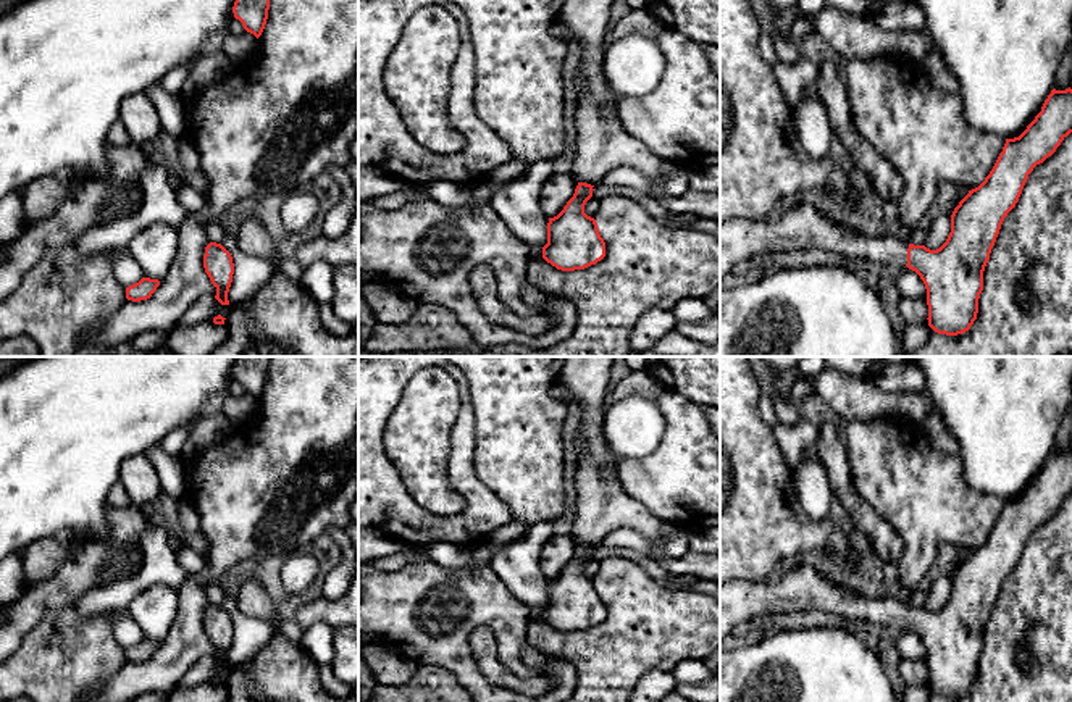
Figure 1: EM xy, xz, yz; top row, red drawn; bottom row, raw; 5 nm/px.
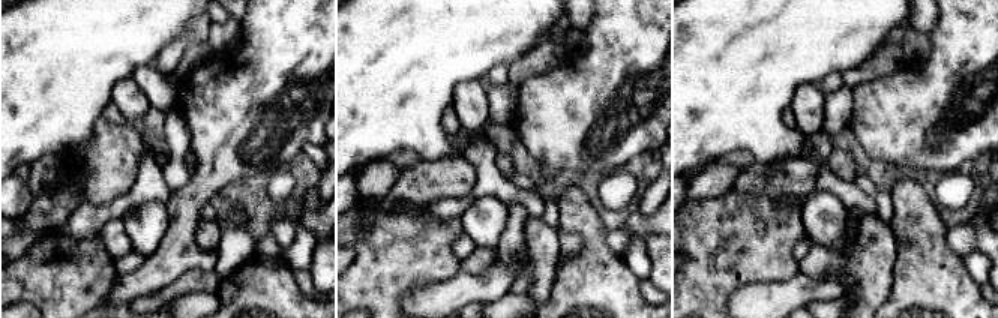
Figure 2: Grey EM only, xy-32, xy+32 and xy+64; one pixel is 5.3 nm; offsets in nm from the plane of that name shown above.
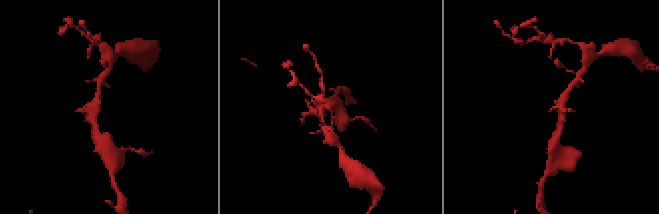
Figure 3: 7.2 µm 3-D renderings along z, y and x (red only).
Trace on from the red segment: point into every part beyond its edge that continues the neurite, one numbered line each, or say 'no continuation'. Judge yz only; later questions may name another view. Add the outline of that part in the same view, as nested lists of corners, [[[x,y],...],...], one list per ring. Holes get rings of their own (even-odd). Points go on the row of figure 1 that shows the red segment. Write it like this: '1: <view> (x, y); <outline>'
1: yz (801, 228); [[[806,198],[770,219],[731,218],[720,224],[720,281],[744,260],[765,252],[822,249],[849,260],[906,270],[909,240],[885,229],[854,232],[831,221]]]

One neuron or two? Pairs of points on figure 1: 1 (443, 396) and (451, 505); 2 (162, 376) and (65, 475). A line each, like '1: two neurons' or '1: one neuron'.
1: one neuron
2: one neuron

